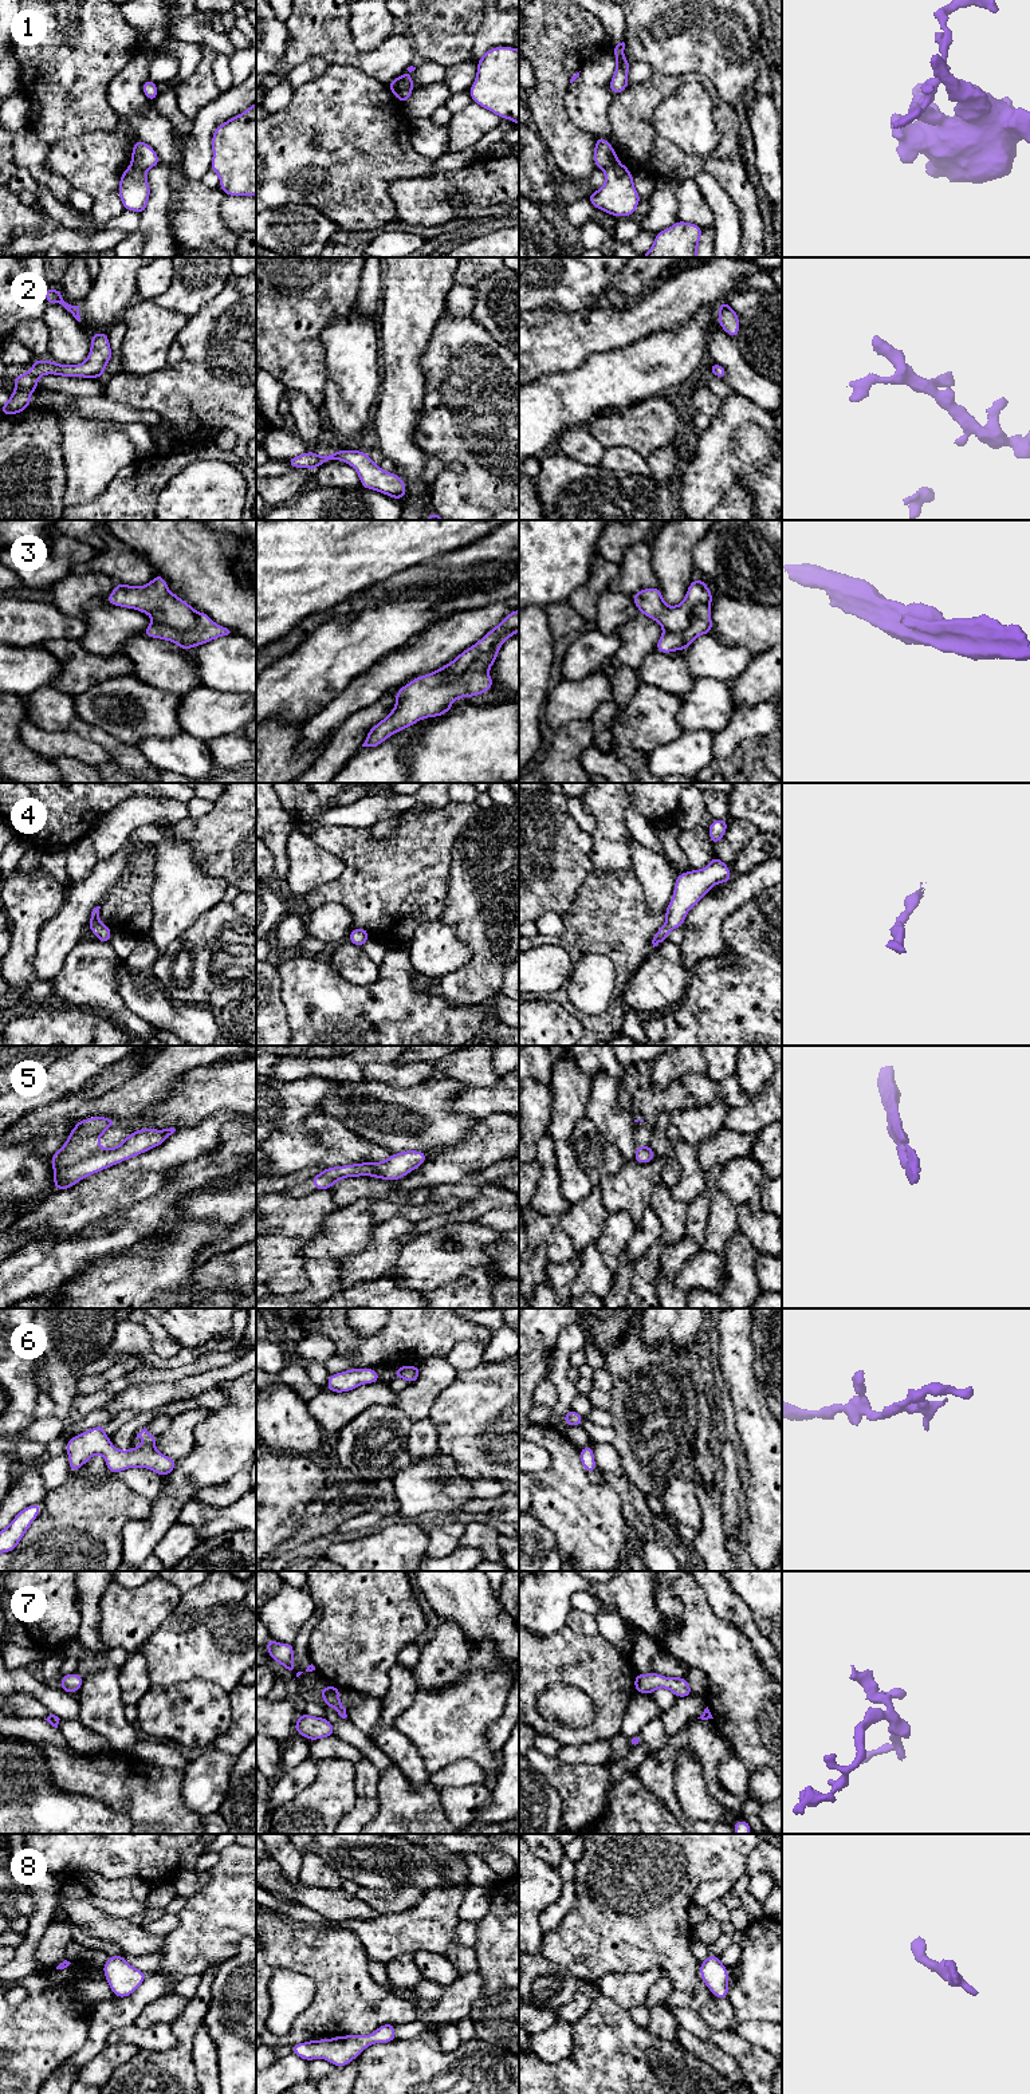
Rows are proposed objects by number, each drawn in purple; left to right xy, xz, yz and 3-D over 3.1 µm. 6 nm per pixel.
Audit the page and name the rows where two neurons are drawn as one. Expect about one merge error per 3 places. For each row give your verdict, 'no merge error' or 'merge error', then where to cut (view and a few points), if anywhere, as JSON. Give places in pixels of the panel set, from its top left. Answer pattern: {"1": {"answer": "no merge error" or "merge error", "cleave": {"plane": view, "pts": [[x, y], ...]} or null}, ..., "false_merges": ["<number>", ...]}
{"1": {"answer": "merge error", "cleave": {"plane": "xz", "pts": [[396, 79], [412, 87]]}}, "2": {"answer": "no merge error", "cleave": null}, "3": {"answer": "merge error", "cleave": {"plane": "xz", "pts": [[517, 630], [503, 633], [456, 677], [444, 679]]}}, "4": {"answer": "no merge error", "cleave": null}, "5": {"answer": "no merge error", "cleave": null}, "6": {"answer": "no merge error", "cleave": null}, "7": {"answer": "no merge error", "cleave": null}, "8": {"answer": "no merge error", "cleave": null}, "false_merges": ["1", "3"]}

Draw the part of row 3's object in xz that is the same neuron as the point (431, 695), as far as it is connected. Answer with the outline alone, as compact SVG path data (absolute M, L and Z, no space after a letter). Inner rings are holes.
M518 631L502 634L491 650L480 654L457 678L447 681L447 665L433 673L416 677L396 693L393 711L371 729L362 747L377 747L392 735L414 725L425 717L439 717L452 709L456 698L473 697L488 692L494 681L488 674L500 646Z

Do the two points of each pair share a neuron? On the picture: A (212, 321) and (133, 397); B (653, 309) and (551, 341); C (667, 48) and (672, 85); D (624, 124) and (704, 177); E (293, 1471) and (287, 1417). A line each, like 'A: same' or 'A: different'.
A: same
B: same
C: different
D: different
E: different

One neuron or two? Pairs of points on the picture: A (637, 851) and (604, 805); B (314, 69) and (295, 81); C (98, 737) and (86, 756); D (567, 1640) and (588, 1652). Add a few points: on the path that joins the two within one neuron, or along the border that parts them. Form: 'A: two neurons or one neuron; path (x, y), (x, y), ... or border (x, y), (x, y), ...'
A: two neurons; border (631, 835), (629, 855), (633, 868)
B: one neuron; path (310, 70), (299, 77)
C: two neurons; border (70, 729), (95, 742), (111, 762)
D: one neuron; path (573, 1645), (582, 1652)

